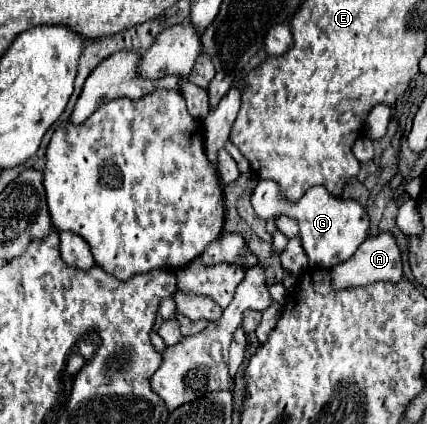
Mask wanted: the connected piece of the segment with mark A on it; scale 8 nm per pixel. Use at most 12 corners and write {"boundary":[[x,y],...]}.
{"boundary":[[391,232],[369,236],[331,268],[335,286],[403,278]]}

